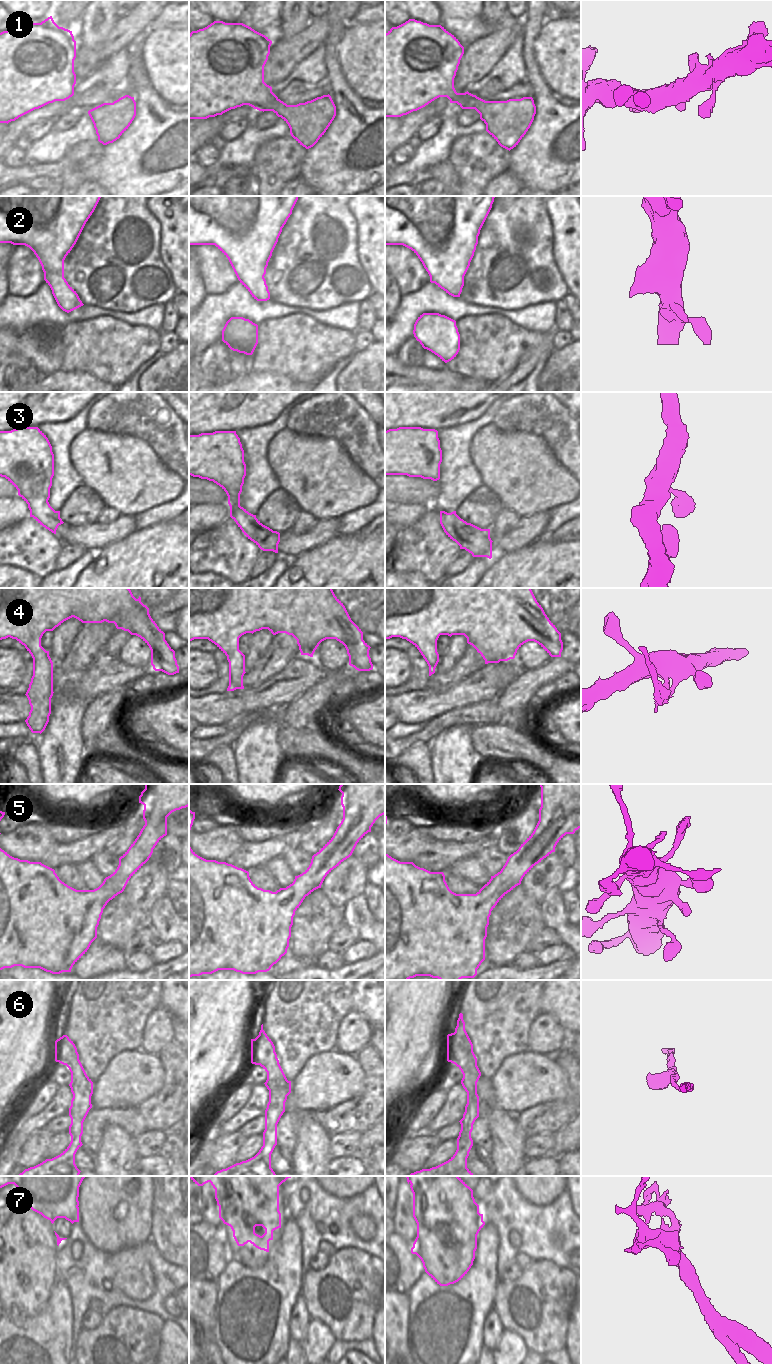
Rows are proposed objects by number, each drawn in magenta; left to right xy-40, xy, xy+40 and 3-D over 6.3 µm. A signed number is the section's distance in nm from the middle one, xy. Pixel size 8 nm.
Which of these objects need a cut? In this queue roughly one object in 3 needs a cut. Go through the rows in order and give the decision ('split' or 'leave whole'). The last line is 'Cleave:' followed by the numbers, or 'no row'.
1: leave whole
2: leave whole
3: leave whole
4: leave whole
5: leave whole
6: leave whole
7: split
Cleave: 7

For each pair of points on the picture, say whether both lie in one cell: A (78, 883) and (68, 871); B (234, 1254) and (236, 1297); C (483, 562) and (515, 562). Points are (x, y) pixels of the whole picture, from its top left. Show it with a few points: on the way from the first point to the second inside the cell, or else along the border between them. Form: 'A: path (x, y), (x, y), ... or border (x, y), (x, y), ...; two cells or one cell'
A: path (75, 880), (69, 874); one cell
B: border (252, 1264), (247, 1281), (235, 1280), (218, 1296); two cells
C: border (490, 559), (490, 565), (481, 577); two cells

